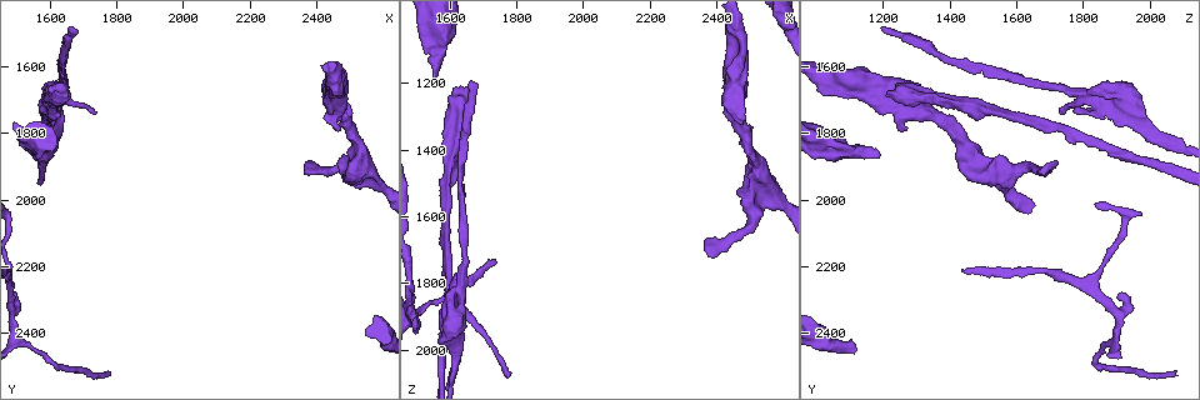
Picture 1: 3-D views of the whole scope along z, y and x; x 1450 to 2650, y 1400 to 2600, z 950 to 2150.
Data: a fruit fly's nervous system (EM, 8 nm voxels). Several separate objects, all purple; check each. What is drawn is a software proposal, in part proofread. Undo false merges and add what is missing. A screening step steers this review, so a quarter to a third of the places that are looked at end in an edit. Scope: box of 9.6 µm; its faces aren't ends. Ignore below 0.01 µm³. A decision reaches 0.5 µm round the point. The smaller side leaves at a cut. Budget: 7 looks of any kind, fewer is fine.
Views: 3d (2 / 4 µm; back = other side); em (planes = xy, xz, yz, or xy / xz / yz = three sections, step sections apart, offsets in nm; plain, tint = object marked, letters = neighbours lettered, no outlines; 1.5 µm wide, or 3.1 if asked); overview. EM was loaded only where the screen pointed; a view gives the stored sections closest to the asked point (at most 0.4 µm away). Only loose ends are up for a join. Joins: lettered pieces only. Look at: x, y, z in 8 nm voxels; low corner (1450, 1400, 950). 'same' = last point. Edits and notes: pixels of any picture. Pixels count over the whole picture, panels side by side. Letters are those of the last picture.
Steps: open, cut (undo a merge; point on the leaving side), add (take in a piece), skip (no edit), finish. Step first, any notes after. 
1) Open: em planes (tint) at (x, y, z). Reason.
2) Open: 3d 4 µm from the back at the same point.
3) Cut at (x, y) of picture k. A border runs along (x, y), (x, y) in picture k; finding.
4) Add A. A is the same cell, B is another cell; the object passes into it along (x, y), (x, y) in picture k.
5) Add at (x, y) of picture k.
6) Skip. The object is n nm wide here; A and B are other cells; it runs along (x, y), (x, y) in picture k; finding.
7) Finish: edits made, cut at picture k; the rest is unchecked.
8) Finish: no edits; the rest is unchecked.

Open: em planes (tint) at (1660, 1480, 1200). Tapers out.

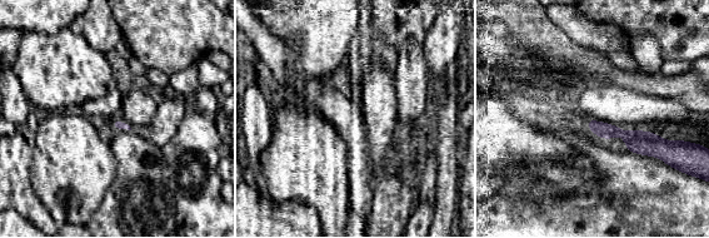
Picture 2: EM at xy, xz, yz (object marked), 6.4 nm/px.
Open: em planes (letters) at the same point.

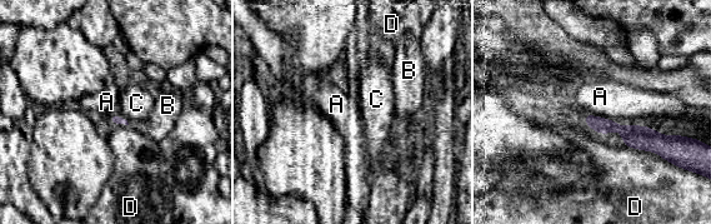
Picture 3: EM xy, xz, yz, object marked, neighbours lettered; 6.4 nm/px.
Skip. A, B, C and D are other cells; a border runs along (582, 114), (647, 127) in picture 3; none of them fits.

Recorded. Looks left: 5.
Open: 3d 4 µm at (1640, 1580, 1400). Sudden change in width.

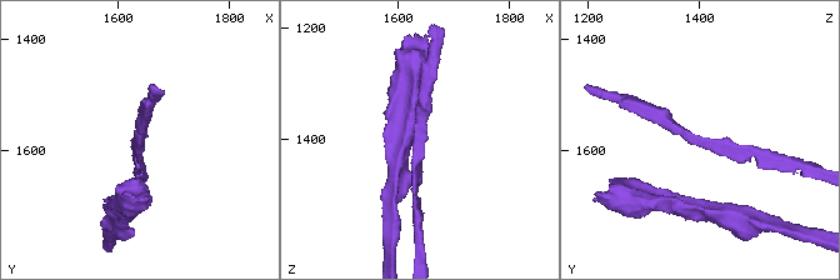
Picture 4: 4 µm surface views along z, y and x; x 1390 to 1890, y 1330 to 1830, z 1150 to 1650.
Open: em planes (plain) at (1640, 1585, 1395). Shape alone is not enough.

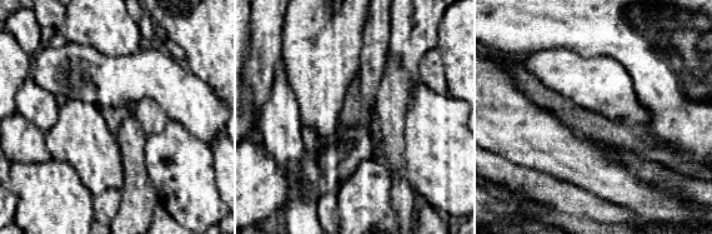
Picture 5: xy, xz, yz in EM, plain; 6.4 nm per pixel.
Open: em planes (letters) at the same point.

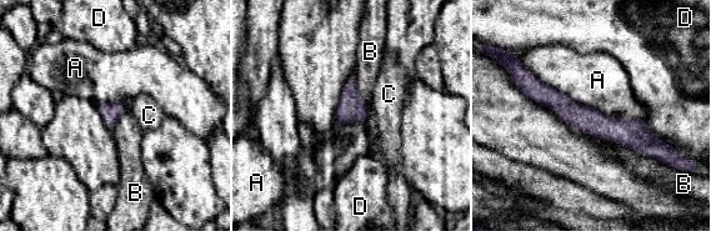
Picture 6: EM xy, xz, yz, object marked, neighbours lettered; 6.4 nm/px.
Skip. The longest contact is with A, 850 nm; A, B, C and D are other cells; a border runs along (591, 134), (621, 142), (669, 165) in picture 6; all the same cell.

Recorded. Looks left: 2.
Finish: no edits; the rest is unchecked.

